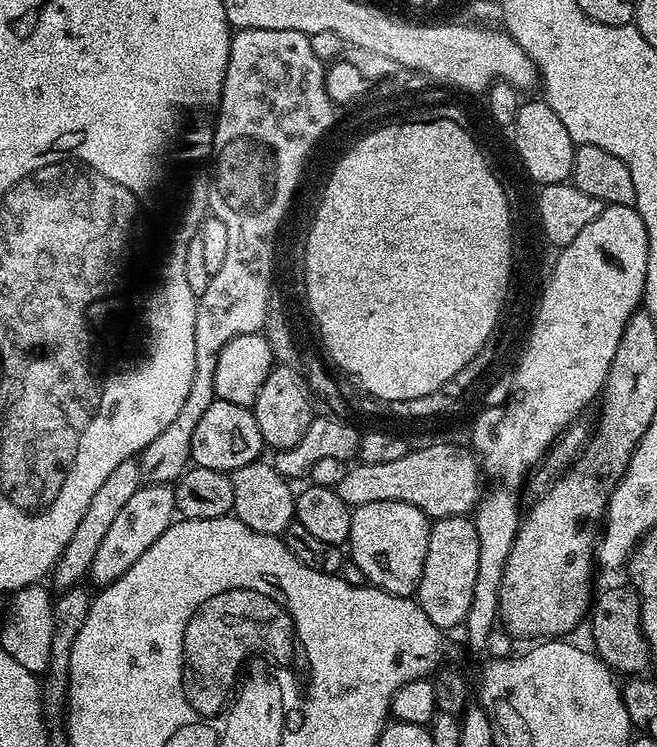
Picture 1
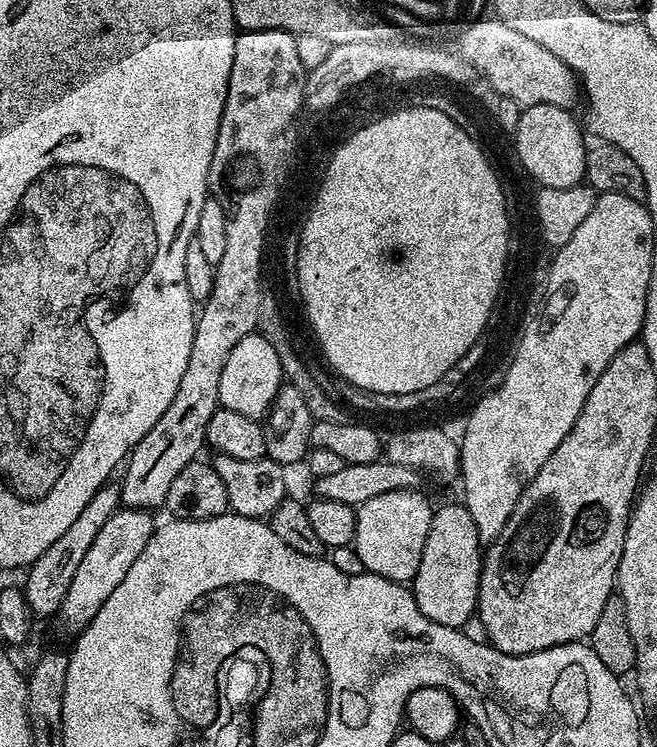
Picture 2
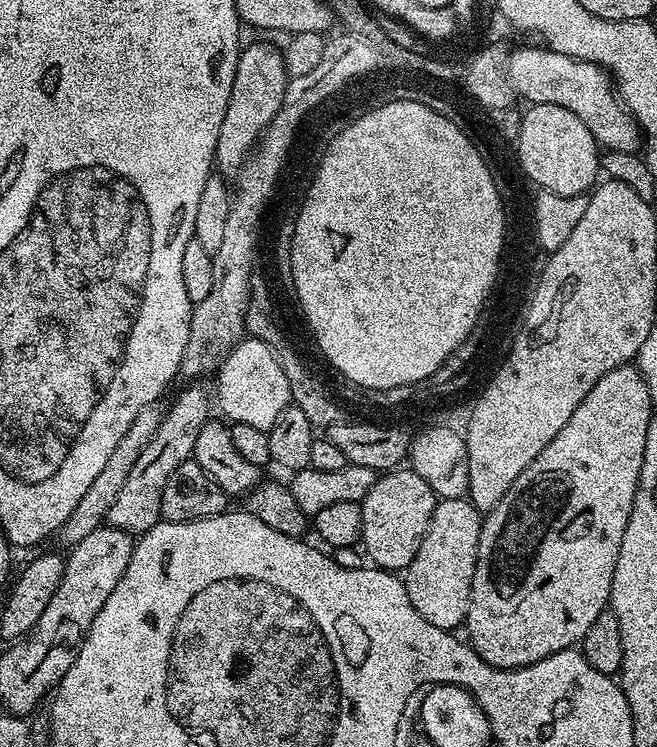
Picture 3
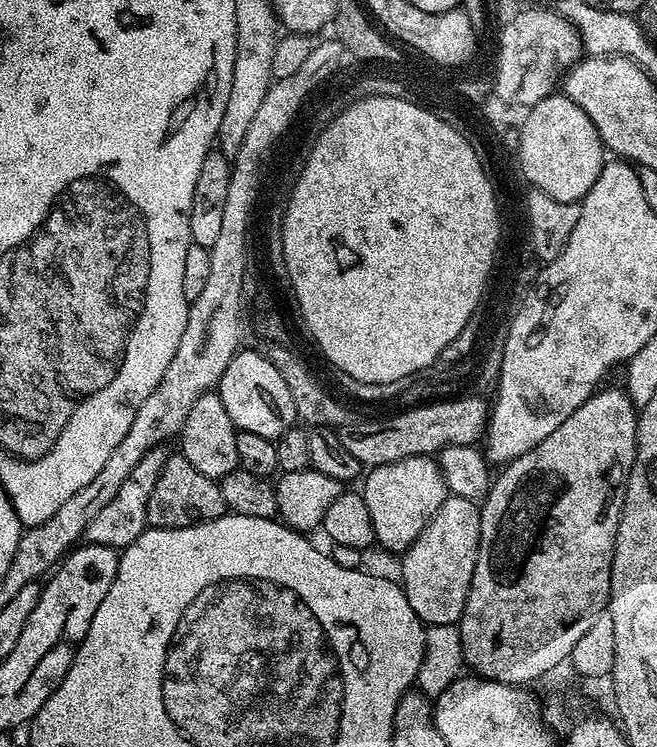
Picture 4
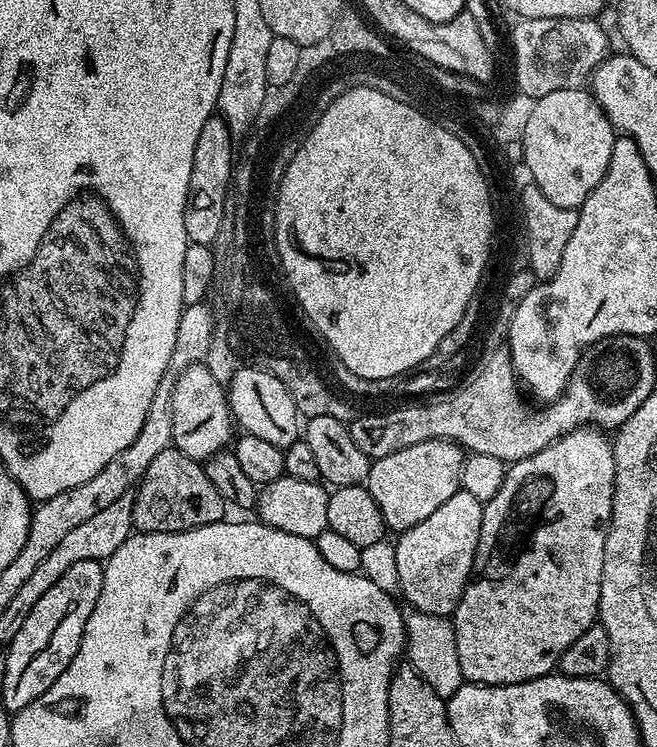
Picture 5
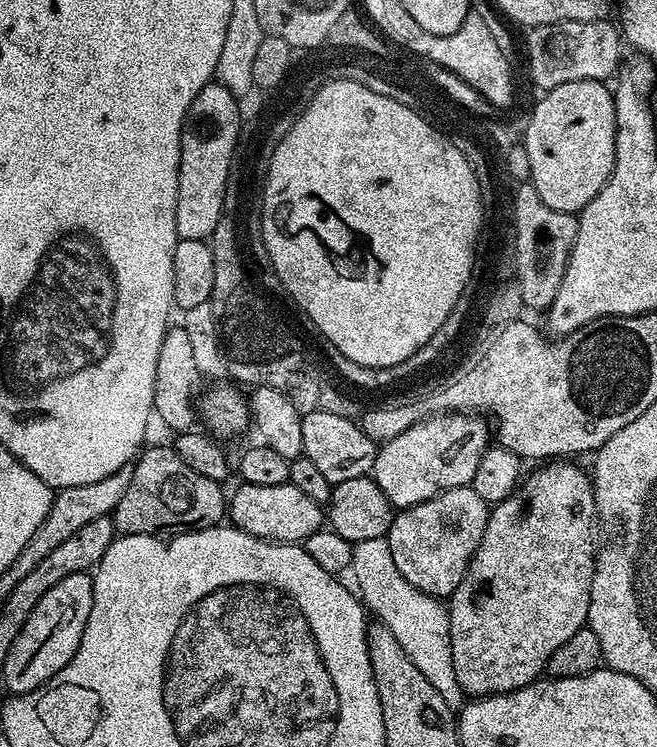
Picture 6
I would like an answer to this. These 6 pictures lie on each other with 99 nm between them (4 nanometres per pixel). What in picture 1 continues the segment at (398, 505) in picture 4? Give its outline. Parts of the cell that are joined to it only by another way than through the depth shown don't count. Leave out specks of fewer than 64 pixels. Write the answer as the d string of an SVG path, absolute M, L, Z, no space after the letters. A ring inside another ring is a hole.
M370 502L353 511L346 548L371 587L411 597L424 573L429 538L430 517L418 506L410 506L410 502Z

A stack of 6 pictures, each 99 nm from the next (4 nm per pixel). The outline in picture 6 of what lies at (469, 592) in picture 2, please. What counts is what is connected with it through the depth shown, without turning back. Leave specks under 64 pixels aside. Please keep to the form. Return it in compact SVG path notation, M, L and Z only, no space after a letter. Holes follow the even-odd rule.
M471 486L451 488L418 506L399 509L392 517L392 525L386 539L390 546L390 554L394 557L394 566L398 566L402 578L406 578L406 582L410 582L410 586L431 596L451 597L453 590L462 582L462 578L478 550L478 542L482 542L489 511L489 501L478 498L478 494Z

